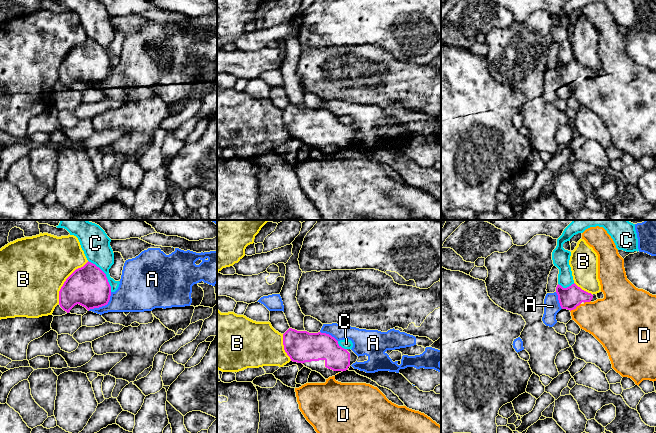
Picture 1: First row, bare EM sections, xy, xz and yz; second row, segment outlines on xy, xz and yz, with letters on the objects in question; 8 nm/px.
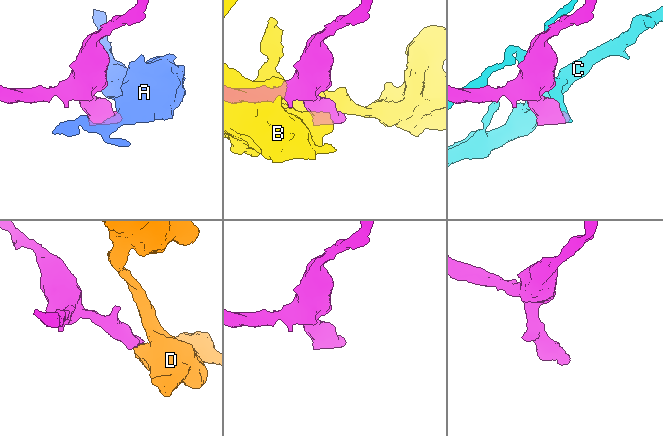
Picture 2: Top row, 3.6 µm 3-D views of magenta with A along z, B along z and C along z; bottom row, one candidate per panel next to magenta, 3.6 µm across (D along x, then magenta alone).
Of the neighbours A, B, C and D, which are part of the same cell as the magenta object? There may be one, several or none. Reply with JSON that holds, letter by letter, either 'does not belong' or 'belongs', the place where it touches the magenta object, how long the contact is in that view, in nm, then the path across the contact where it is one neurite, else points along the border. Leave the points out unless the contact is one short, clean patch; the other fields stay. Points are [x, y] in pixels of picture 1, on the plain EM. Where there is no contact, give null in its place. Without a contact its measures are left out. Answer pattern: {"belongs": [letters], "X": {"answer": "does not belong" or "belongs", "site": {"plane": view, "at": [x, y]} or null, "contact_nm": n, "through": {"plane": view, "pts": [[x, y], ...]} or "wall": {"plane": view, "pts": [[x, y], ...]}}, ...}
{"belongs": [], "A": {"answer": "does not belong", "site": {"plane": "xy", "at": [103, 81]}, "contact_nm": 240, "wall": {"plane": "xy", "pts": [[111, 68], [110, 75], [106, 80], [88, 86]]}}, "B": {"answer": "does not belong", "site": {"plane": "xy", "at": [66, 56]}, "contact_nm": 420}, "C": {"answer": "does not belong", "site": {"plane": "xy", "at": [105, 50]}, "contact_nm": 320}, "D": {"answer": "does not belong", "site": {"plane": "yz", "at": [575, 83]}, "contact_nm": 110, "wall": {"plane": "yz", "pts": [[580, 79], [570, 87]]}}}

